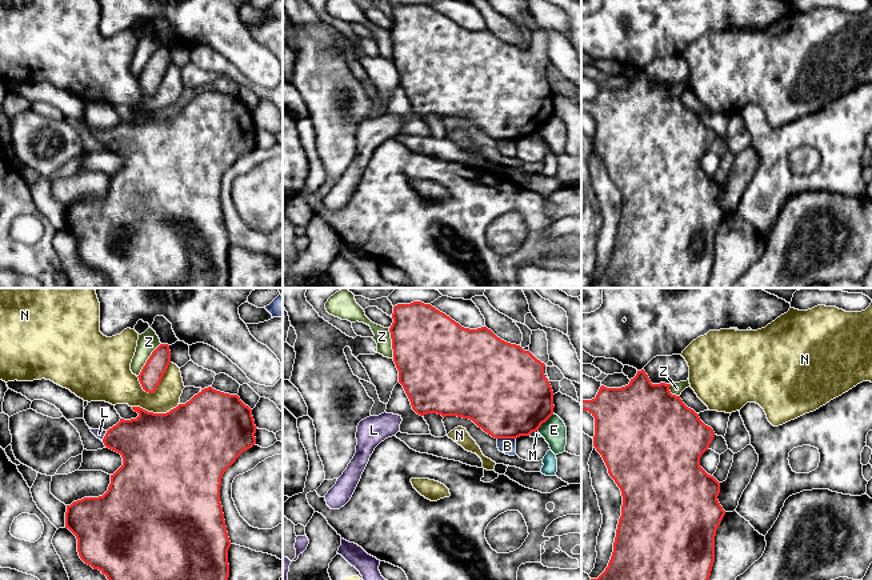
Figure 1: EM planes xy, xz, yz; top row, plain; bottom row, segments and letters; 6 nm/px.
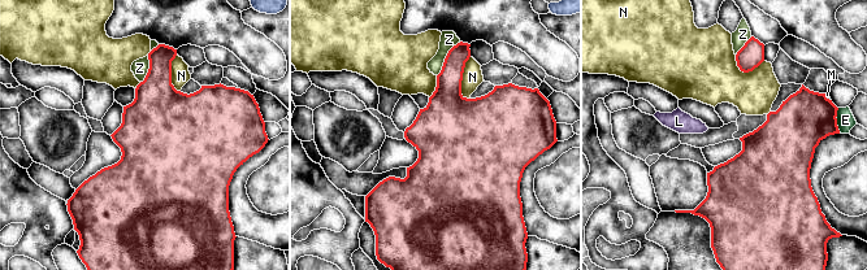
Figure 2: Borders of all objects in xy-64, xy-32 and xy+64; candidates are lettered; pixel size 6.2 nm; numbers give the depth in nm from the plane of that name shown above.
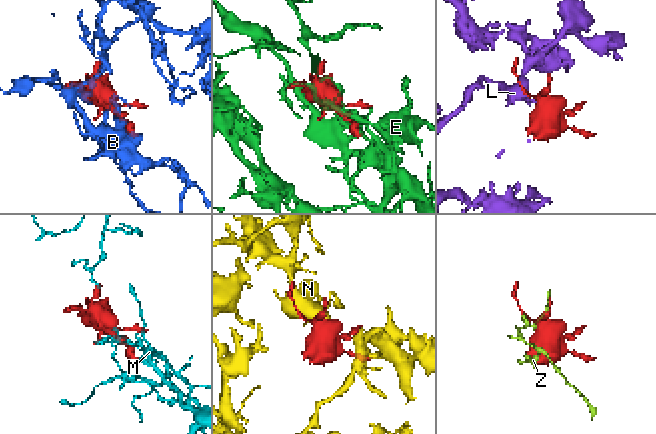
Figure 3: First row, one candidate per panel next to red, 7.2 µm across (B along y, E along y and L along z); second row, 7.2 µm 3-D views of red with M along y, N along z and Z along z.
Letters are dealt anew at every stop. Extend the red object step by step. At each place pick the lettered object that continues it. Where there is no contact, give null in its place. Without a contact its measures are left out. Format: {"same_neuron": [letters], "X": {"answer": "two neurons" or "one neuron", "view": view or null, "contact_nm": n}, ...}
{"same_neuron": ["L"], "B": {"answer": "two neurons", "view": "xz", "contact_nm": 110}, "E": {"answer": "two neurons", "view": "xz", "contact_nm": 140}, "L": {"answer": "one neuron", "view": "xy", "contact_nm": 70}, "M": {"answer": "two neurons", "view": "xz", "contact_nm": 70}, "N": {"answer": "two neurons", "view": "xy", "contact_nm": 240}, "Z": {"answer": "two neurons", "view": "xy", "contact_nm": 240}}

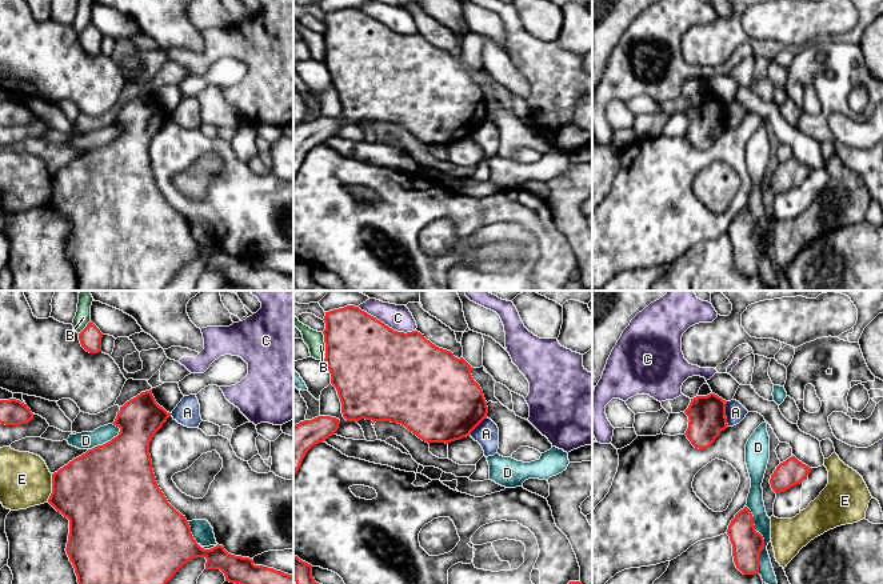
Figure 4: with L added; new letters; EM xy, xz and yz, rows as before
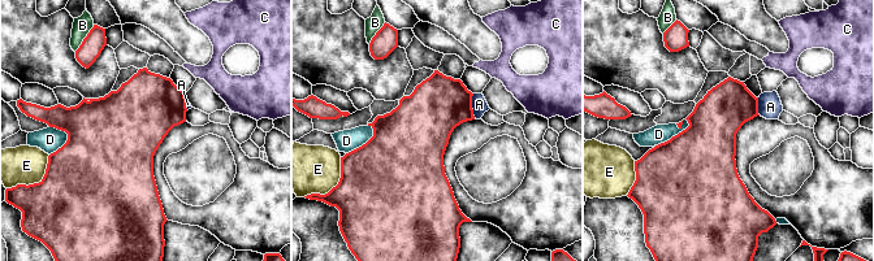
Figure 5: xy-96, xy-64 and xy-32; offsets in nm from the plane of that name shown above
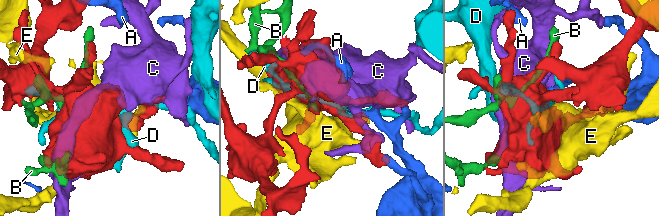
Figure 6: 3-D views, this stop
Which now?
{"same_neuron": [], "A": {"answer": "two neurons", "view": "yz", "contact_nm": 150}, "B": {"answer": "two neurons", "view": "xz", "contact_nm": 180}, "C": {"answer": "two neurons", "view": "xz", "contact_nm": 380}, "D": {"answer": "two neurons", "view": "yz", "contact_nm": 420}, "E": {"answer": "two neurons", "view": "xy", "contact_nm": 170}}

